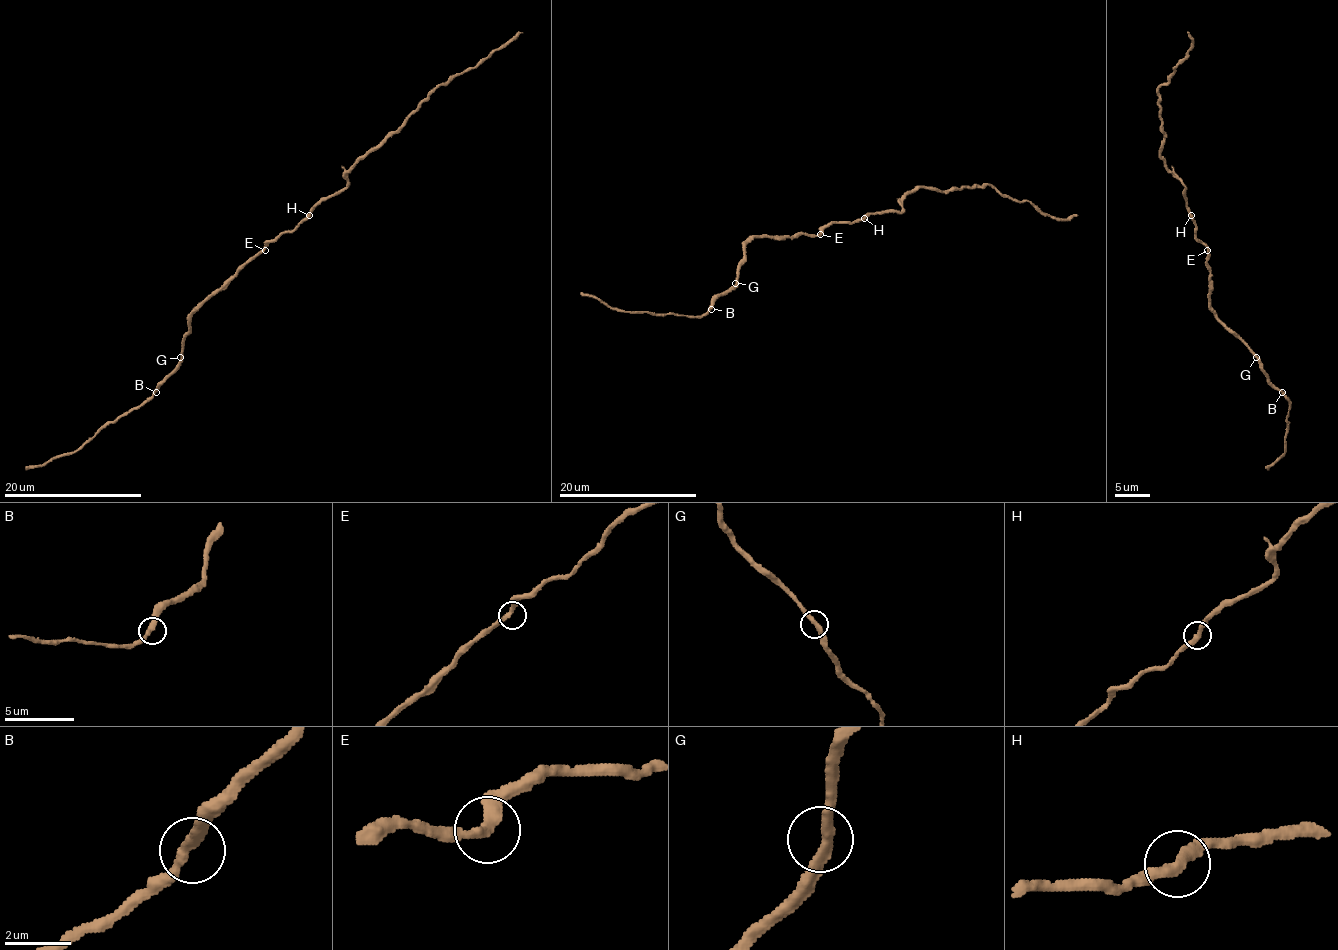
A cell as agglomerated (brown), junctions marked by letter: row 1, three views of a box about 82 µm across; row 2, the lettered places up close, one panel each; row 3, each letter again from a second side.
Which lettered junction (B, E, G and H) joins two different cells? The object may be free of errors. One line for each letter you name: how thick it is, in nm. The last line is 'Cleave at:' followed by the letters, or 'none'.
Cleave at: none

